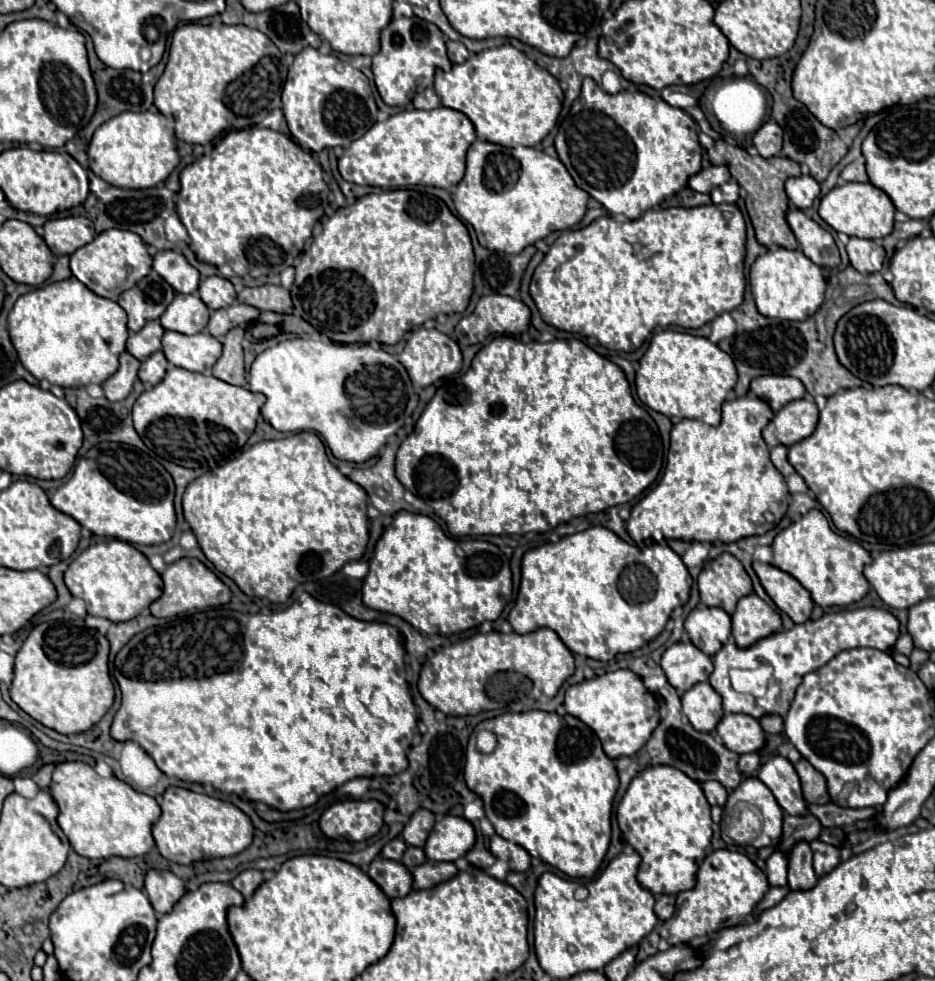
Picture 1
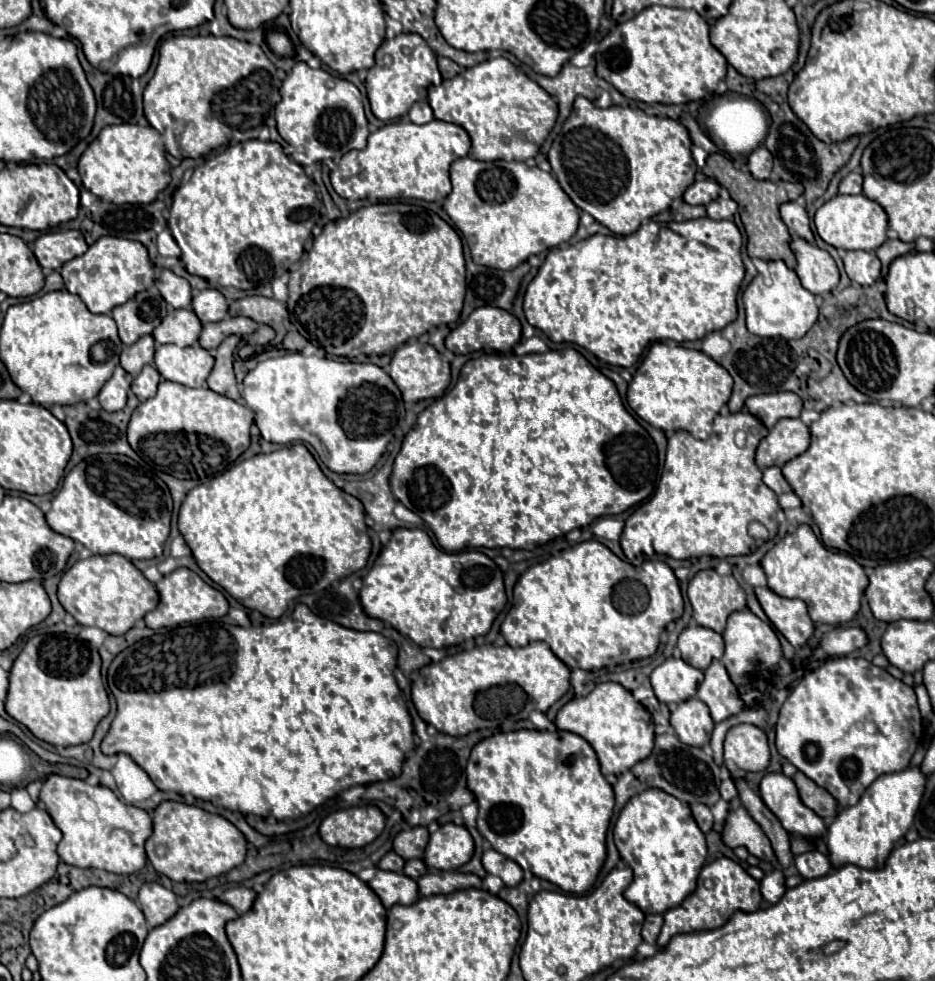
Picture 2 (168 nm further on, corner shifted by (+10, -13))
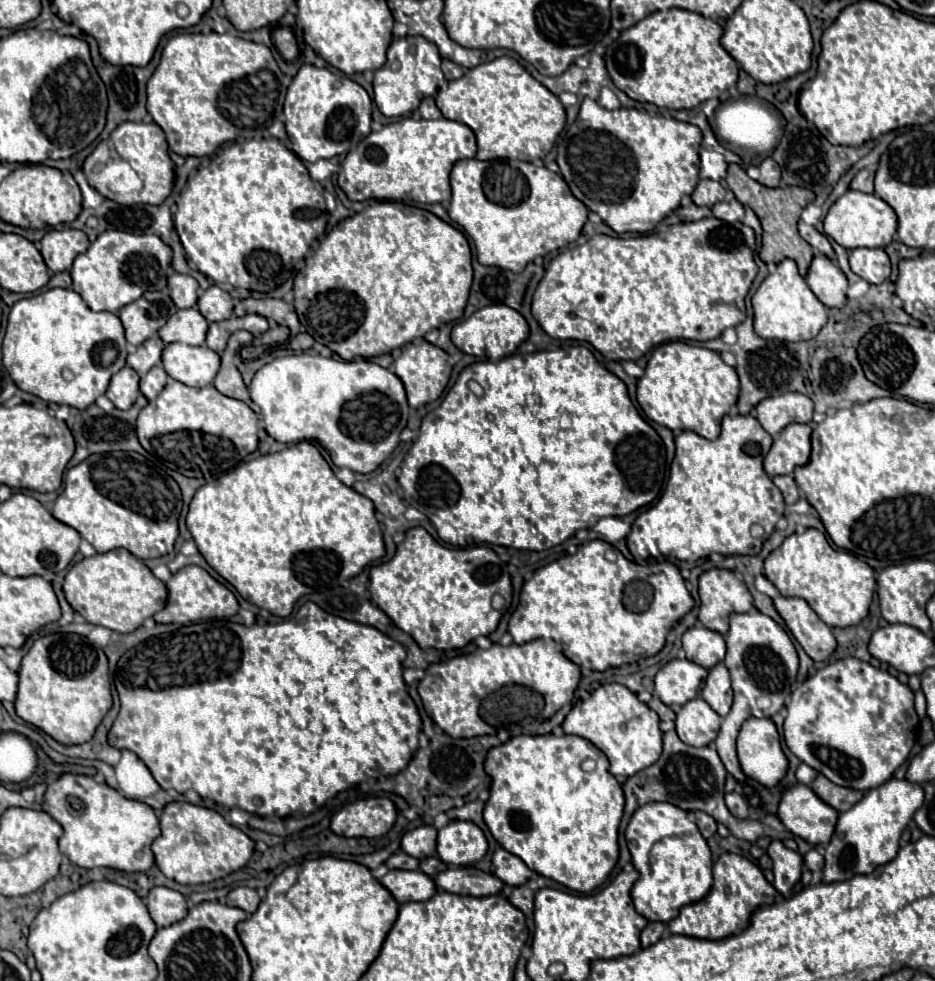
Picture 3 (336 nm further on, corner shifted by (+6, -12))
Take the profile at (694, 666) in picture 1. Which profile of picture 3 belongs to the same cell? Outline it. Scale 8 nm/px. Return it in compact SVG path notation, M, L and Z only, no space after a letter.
M671 660L667 662L655 676L655 694L665 702L667 706L693 700L703 682L707 678L707 670L689 662L689 660Z

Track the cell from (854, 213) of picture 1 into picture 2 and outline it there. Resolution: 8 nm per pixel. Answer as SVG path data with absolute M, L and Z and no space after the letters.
M837 195L817 209L815 227L819 237L837 249L873 251L887 239L887 213L879 203L865 195Z

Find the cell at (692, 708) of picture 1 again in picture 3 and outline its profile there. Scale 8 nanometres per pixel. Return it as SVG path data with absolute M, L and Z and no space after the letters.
M693 698L677 712L677 734L689 746L711 744L721 728L721 716L713 714L713 708L703 698Z

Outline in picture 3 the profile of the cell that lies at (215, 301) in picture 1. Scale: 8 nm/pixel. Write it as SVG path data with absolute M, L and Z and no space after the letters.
M213 284L205 292L201 292L197 306L199 306L199 312L209 322L221 322L221 320L227 320L233 316L233 298L217 284Z

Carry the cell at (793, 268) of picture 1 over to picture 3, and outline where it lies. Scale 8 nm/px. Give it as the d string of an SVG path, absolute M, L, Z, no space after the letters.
M783 260L777 264L777 272L769 274L761 286L755 290L753 298L753 312L755 312L755 332L761 338L771 340L787 340L787 342L801 342L811 340L819 334L819 330L827 322L827 308L821 300L811 292L803 276L797 272L797 264L793 260Z

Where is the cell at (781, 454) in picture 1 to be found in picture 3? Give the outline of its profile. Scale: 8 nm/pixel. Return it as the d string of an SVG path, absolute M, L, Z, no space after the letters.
M791 474L775 476L775 478L773 478L773 484L781 490L781 494L783 494L783 498L785 498L787 504L793 504L793 502L799 500L801 494L799 494L799 488L797 488L797 484L795 484L795 480L793 480Z

